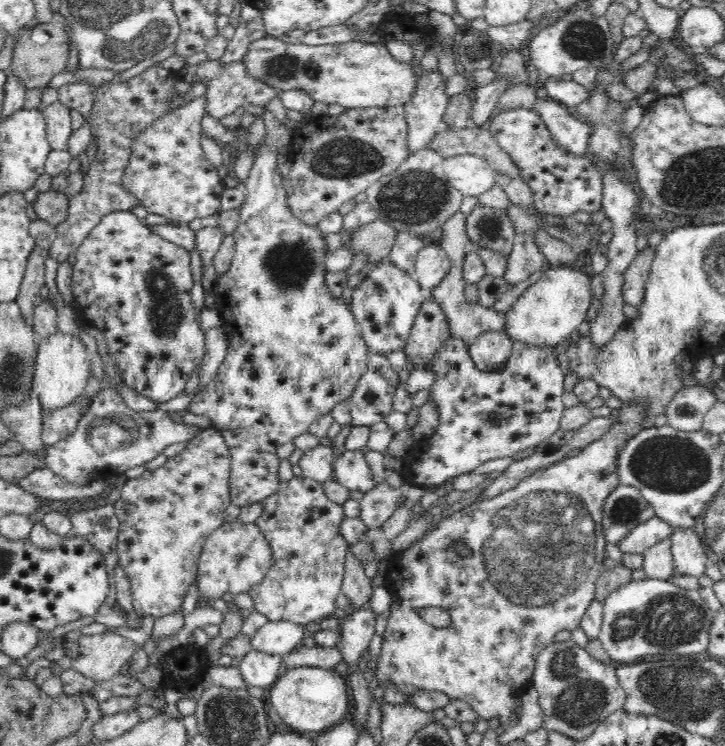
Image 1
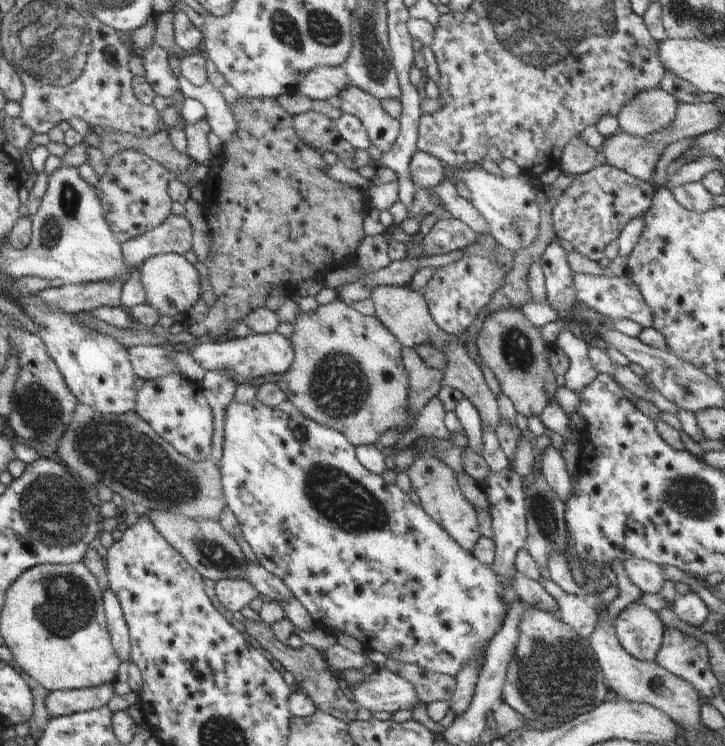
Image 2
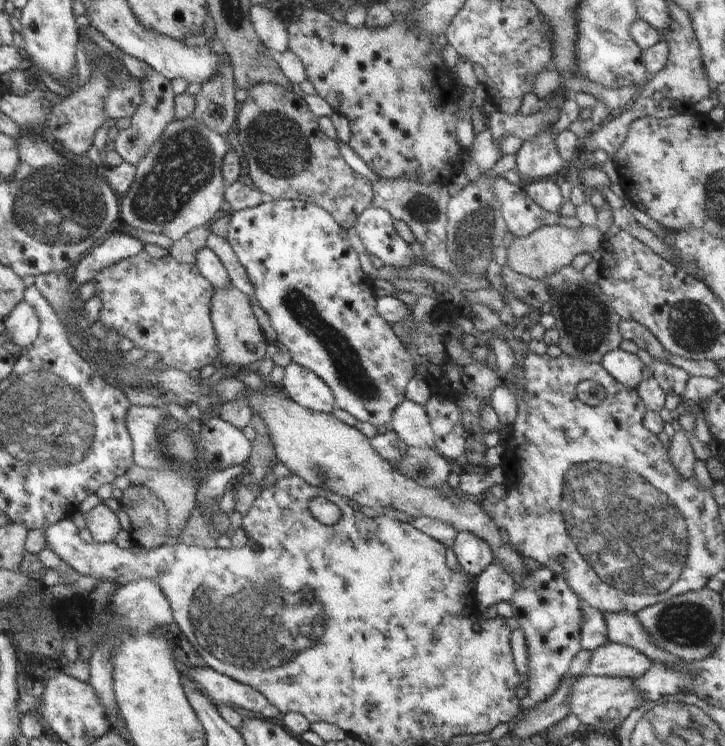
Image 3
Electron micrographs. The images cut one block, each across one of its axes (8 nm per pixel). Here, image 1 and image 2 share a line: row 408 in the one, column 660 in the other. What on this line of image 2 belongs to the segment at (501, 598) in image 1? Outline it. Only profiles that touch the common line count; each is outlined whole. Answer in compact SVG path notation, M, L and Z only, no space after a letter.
M642 604L628 605L615 620L620 646L640 662L656 662L665 626L656 612Z

